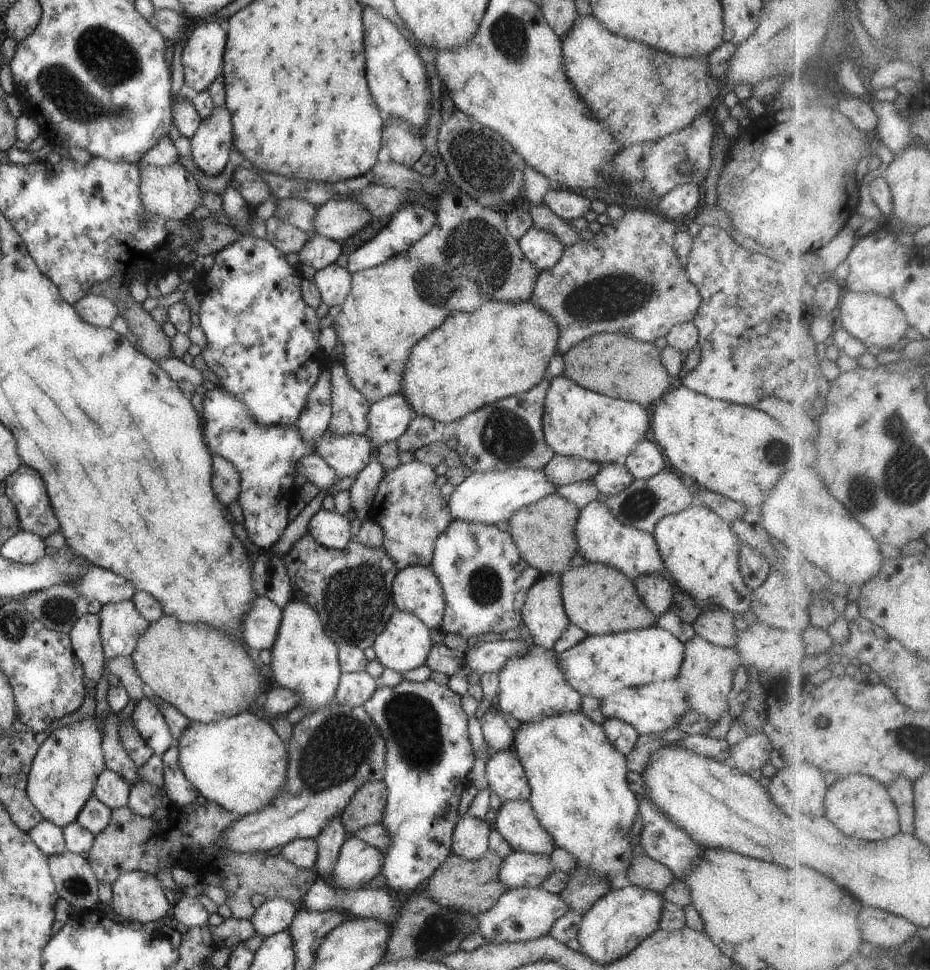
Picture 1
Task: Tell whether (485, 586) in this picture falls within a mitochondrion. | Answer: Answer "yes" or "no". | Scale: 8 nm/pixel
yes

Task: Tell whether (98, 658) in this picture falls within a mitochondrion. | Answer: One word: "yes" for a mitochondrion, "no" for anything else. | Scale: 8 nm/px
no

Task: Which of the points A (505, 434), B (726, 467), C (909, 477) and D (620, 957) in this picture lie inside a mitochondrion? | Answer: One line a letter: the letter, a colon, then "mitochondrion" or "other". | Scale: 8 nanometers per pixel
A: mitochondrion
B: other
C: mitochondrion
D: other

